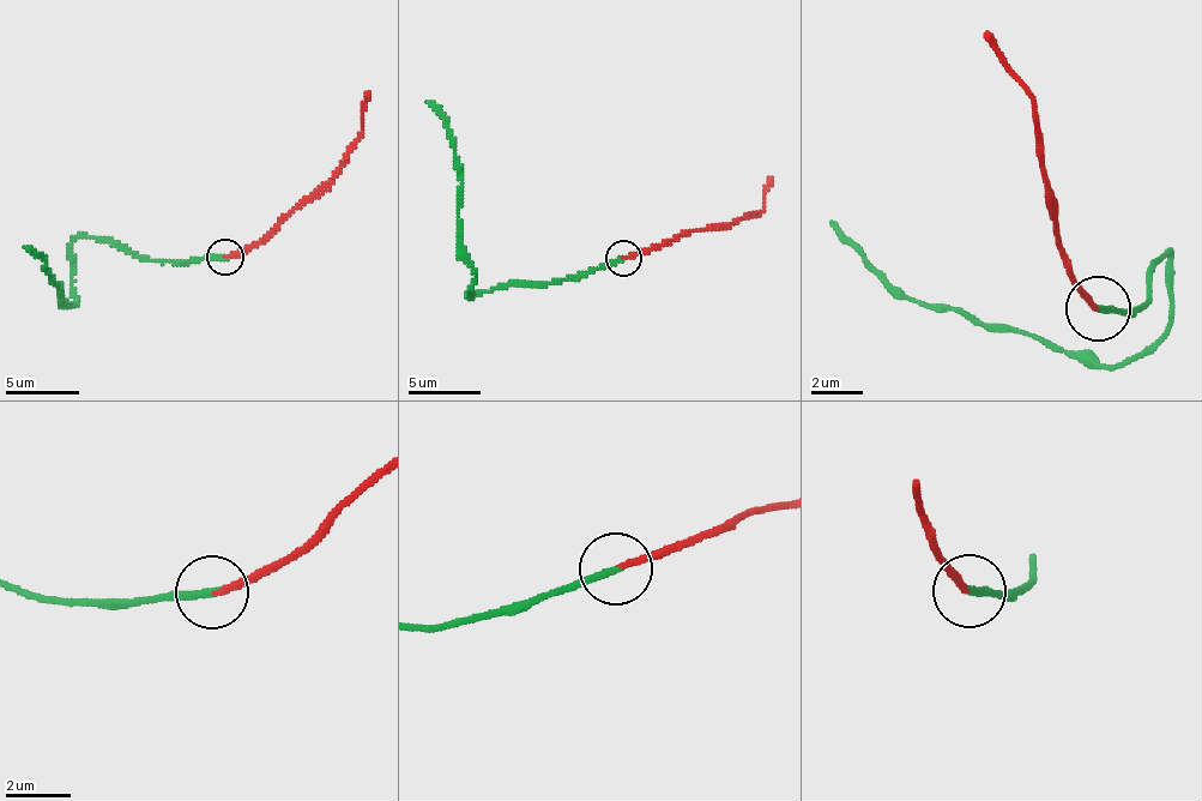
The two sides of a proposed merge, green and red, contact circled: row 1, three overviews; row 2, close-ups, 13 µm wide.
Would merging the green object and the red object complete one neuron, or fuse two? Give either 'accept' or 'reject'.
accept

